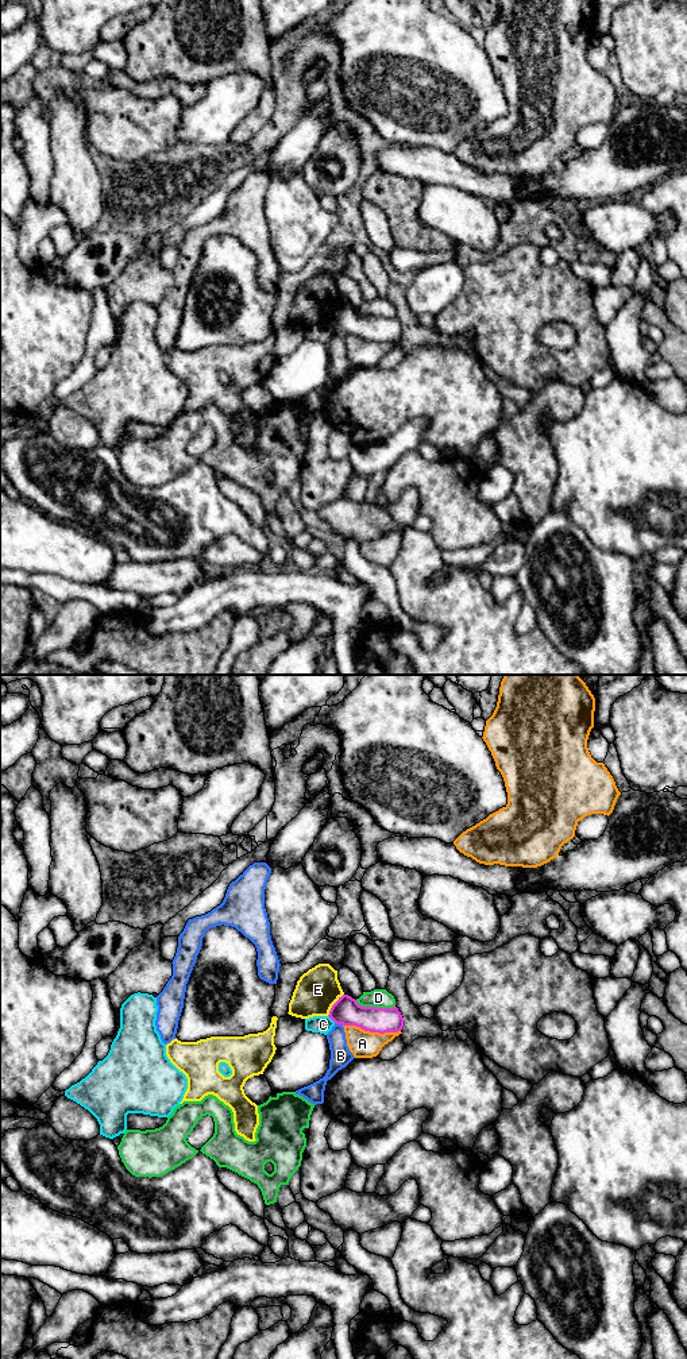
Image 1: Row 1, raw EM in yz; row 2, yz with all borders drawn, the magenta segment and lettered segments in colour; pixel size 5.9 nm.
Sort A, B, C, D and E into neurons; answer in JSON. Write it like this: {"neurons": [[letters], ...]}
{"neurons": [["A"], ["B"], ["C"], ["D"], ["E"]]}

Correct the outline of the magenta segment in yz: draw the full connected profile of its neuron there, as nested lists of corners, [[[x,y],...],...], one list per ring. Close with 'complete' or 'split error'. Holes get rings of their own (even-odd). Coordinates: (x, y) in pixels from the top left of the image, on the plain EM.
[[[348,304],[339,306],[328,325],[336,333],[356,335],[370,341],[398,341],[404,336],[404,327],[397,316],[362,316]]]; complete

